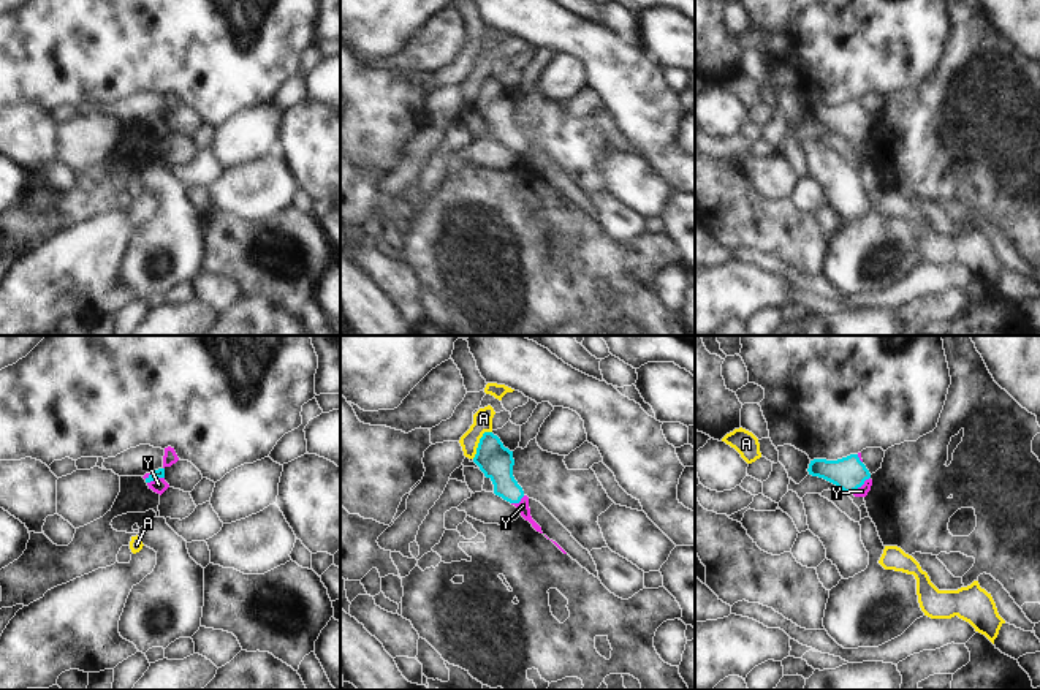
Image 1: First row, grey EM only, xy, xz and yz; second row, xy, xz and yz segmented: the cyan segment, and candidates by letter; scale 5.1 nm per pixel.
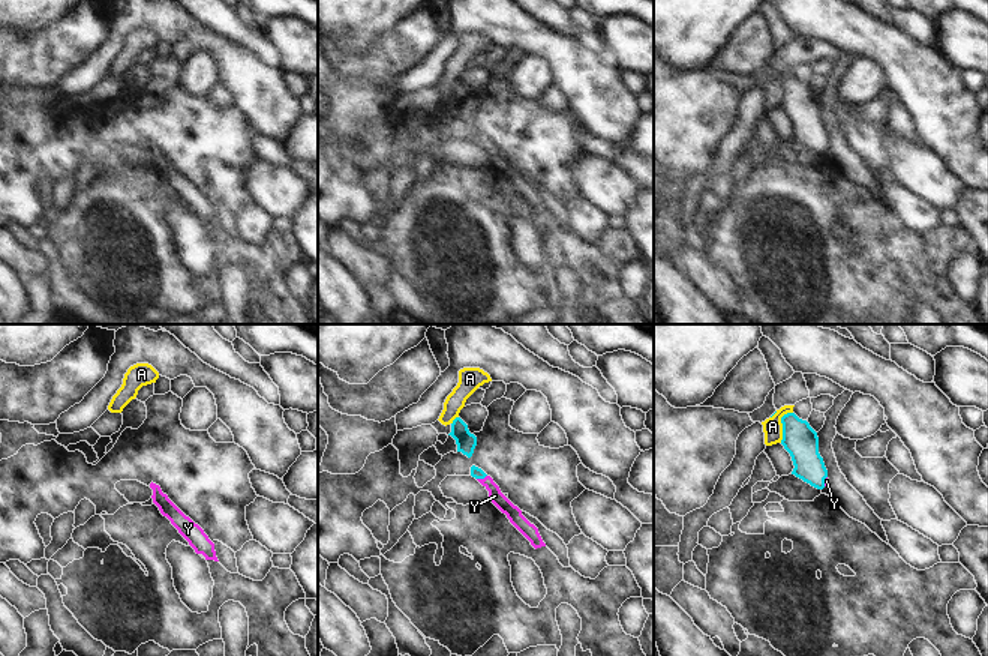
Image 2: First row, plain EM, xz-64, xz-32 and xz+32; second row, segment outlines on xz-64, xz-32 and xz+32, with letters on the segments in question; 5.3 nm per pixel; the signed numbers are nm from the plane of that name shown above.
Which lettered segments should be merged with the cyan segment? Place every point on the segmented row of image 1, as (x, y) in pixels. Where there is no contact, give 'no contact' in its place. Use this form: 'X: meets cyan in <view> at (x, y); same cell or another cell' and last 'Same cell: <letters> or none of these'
A: meets cyan in xz at (480, 442); another cell
Y: meets cyan in yz at (860, 486); same cell
Same cell: Y

